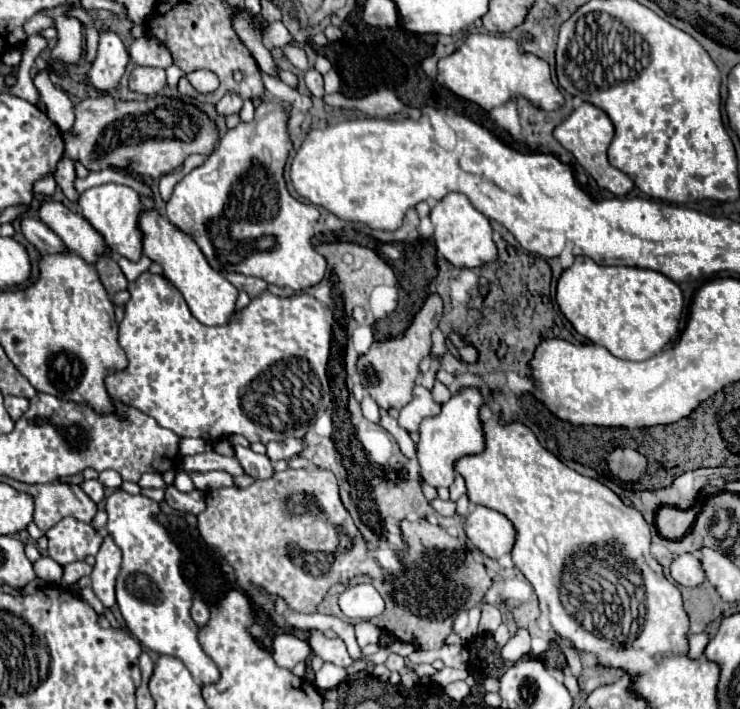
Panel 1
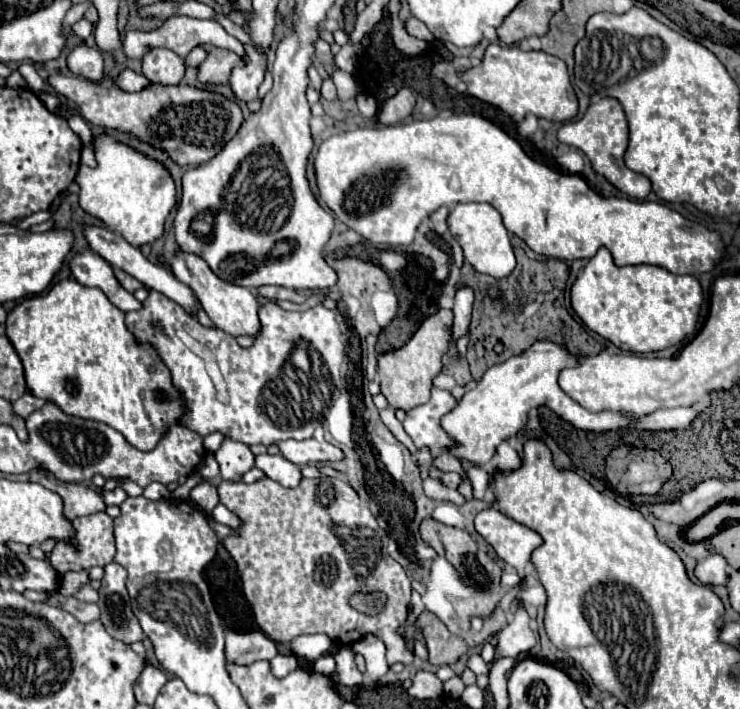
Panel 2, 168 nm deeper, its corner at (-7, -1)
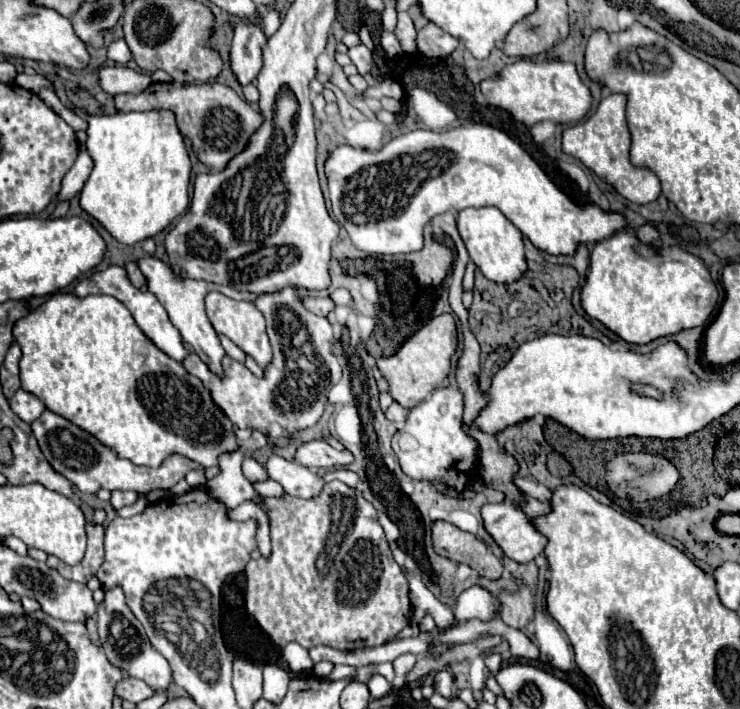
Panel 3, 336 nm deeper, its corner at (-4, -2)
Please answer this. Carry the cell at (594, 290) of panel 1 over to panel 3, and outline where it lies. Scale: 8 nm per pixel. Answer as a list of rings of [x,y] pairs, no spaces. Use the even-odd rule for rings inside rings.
[[[622,231],[612,235],[610,239],[598,241],[590,253],[590,269],[582,287],[582,307],[590,317],[604,323],[610,331],[614,331],[628,343],[644,345],[658,337],[704,325],[710,319],[716,303],[718,287],[710,277],[708,267],[698,255],[682,249],[680,245],[656,249],[652,245],[640,243],[632,233]]]

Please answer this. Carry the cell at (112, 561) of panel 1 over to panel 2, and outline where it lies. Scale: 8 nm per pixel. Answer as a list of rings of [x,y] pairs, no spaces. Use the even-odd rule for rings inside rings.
[[[117,562],[107,564],[99,588],[97,606],[101,608],[101,622],[105,624],[107,632],[113,638],[123,640],[125,644],[131,644],[143,640],[143,630],[135,614],[131,612],[125,580],[127,580],[127,570],[123,570],[123,566],[119,566]]]

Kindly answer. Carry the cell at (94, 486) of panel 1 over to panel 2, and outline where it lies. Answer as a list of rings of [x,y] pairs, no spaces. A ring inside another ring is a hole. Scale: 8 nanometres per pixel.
[[[123,488],[103,490],[103,492],[101,492],[101,496],[103,496],[103,500],[105,500],[105,504],[107,504],[107,506],[111,506],[111,504],[119,506],[119,504],[121,504],[121,502],[127,498],[127,494],[125,494],[125,490],[123,490]]]

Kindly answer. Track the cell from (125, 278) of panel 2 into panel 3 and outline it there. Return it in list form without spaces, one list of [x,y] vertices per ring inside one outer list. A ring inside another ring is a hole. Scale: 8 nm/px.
[[[126,263],[126,271],[128,271],[130,281],[132,281],[136,287],[140,287],[140,289],[146,287],[146,279],[144,279],[142,271],[136,267],[136,263]]]

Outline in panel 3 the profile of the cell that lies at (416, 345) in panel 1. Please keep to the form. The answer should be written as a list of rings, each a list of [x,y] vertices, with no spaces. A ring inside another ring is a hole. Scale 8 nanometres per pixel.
[[[444,313],[426,323],[420,331],[416,331],[392,357],[380,357],[376,365],[388,381],[390,395],[394,397],[394,401],[398,401],[406,409],[412,409],[426,395],[438,389],[450,373],[450,359],[456,353],[456,347],[458,347],[458,337],[456,337],[454,317]]]

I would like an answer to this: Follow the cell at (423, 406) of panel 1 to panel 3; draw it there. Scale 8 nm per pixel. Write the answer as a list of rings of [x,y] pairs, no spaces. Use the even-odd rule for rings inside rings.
[[[440,387],[416,405],[404,429],[394,437],[394,453],[398,455],[402,471],[414,481],[428,481],[432,485],[444,485],[448,495],[462,495],[468,485],[456,485],[458,479],[472,477],[474,463],[478,467],[478,441],[464,433],[462,419],[464,395],[460,389]]]

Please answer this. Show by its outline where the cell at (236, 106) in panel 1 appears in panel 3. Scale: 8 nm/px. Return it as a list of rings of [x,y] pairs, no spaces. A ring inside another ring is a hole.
[[[240,21],[234,31],[230,63],[240,85],[248,85],[262,69],[262,49],[266,47],[266,35],[260,23]]]

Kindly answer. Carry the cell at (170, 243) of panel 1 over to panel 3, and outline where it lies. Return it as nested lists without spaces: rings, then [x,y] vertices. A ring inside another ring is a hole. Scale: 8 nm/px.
[[[210,291],[206,295],[206,315],[208,315],[212,327],[220,335],[226,335],[232,343],[236,343],[262,369],[268,367],[268,363],[272,361],[272,347],[270,347],[270,341],[266,335],[266,323],[264,323],[262,313],[250,301],[234,301],[234,299],[230,299],[218,291]]]

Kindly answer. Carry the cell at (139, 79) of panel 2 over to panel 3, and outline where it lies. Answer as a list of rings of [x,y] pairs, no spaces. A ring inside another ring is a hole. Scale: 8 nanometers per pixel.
[[[102,67],[100,71],[100,85],[110,95],[140,93],[146,87],[150,87],[150,83],[152,83],[150,75],[136,73],[128,67]]]

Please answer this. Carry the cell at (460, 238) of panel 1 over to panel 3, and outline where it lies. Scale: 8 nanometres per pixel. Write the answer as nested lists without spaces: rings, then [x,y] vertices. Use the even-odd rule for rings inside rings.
[[[496,207],[460,211],[458,231],[466,243],[470,259],[490,281],[514,283],[526,273],[528,265],[526,265],[526,249],[524,249],[522,233]]]

